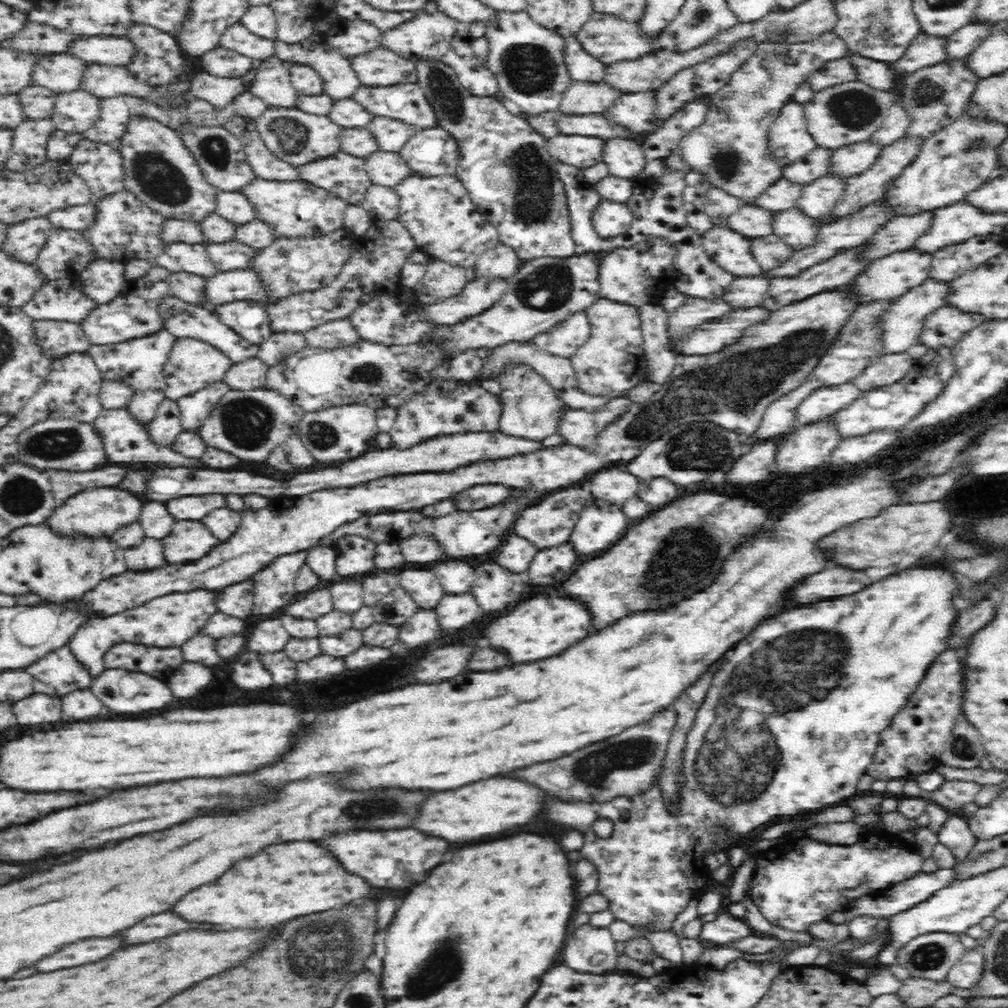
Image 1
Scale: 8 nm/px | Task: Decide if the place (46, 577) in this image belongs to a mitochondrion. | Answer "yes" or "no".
no

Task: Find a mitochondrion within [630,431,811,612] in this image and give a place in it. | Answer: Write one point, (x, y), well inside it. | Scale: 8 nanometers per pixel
(686, 553)

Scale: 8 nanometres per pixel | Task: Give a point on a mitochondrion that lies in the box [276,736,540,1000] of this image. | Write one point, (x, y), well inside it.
(317, 956)

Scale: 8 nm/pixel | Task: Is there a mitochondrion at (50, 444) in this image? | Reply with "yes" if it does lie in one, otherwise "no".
yes

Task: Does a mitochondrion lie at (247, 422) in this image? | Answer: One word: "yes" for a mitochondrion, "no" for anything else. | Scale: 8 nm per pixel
yes

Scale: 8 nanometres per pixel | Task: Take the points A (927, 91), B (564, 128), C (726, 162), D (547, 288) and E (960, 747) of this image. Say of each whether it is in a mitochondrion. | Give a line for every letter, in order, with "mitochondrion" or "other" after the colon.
A: mitochondrion
B: other
C: mitochondrion
D: mitochondrion
E: mitochondrion

